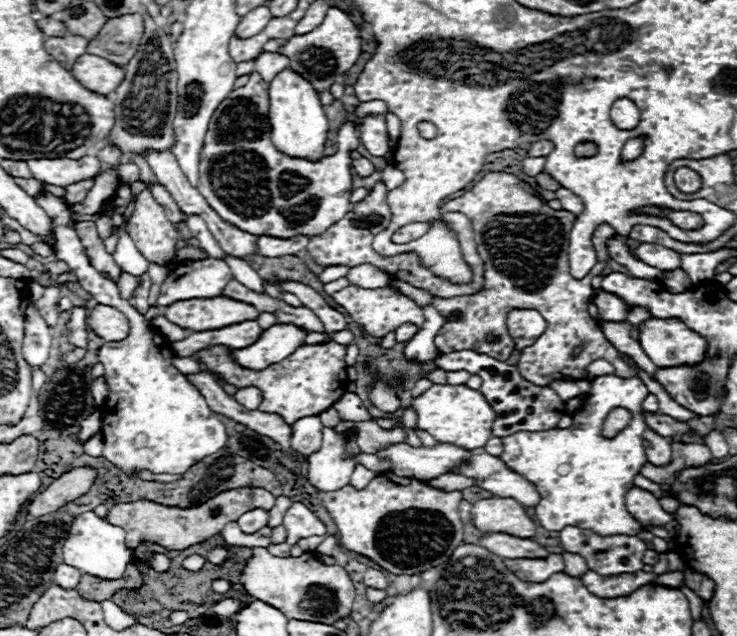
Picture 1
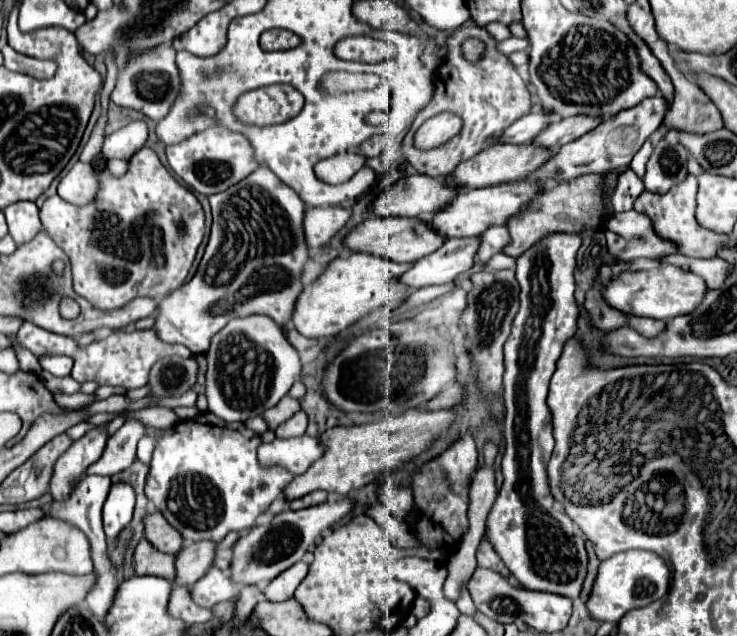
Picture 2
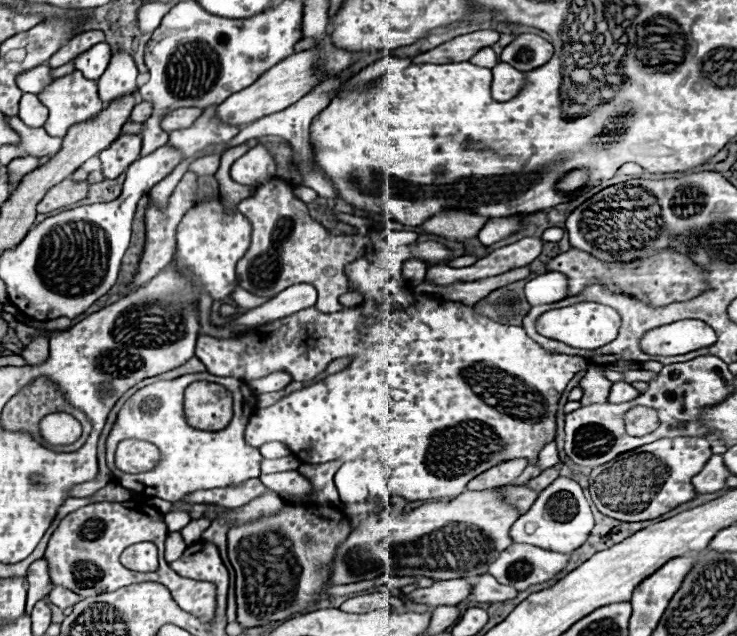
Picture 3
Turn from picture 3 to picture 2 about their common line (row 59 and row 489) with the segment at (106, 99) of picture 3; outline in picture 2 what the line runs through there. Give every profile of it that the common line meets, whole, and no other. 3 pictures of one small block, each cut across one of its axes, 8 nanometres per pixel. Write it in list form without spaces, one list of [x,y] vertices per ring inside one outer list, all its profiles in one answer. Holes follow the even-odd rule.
[[[114,484],[104,502],[104,534],[108,540],[116,540],[118,534],[130,524],[134,510],[134,490],[128,484]]]

